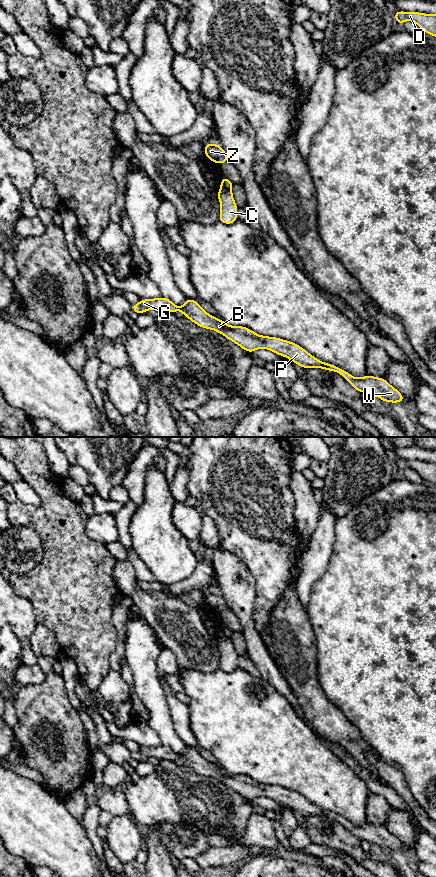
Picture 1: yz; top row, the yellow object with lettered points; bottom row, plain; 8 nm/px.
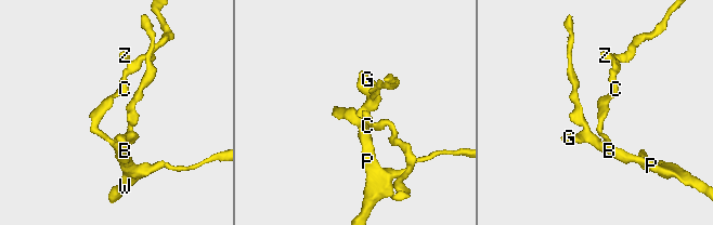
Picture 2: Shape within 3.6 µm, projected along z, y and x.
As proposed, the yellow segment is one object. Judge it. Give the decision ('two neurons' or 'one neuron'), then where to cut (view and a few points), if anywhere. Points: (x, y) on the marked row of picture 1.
two neurons; cut in yz along (221, 186), (230, 190)

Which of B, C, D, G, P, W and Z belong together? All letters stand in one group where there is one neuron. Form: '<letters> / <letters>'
B C G P W / D Z

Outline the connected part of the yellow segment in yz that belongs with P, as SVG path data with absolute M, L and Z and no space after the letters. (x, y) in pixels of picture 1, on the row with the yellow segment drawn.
M164 297L141 299L139 303L132 306L132 312L136 314L145 313L150 309L169 313L181 311L186 318L193 321L196 325L219 332L248 353L252 353L260 348L268 349L277 355L290 359L304 369L316 367L330 372L337 372L359 393L366 392L371 396L379 397L387 403L401 403L405 401L405 397L396 388L391 386L385 378L377 378L369 374L363 378L355 378L340 367L318 360L296 343L277 337L258 335L244 326L230 326L223 320L208 314L194 299L186 298L185 304L182 307L176 306L169 298Z

